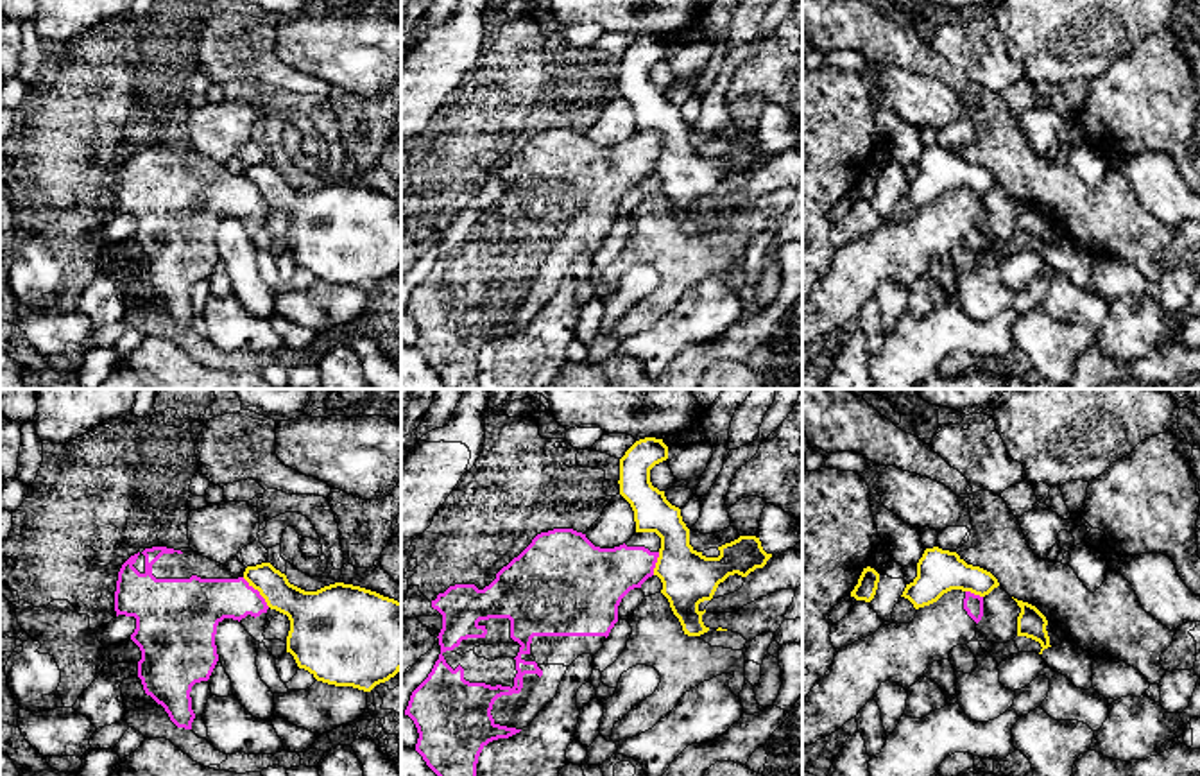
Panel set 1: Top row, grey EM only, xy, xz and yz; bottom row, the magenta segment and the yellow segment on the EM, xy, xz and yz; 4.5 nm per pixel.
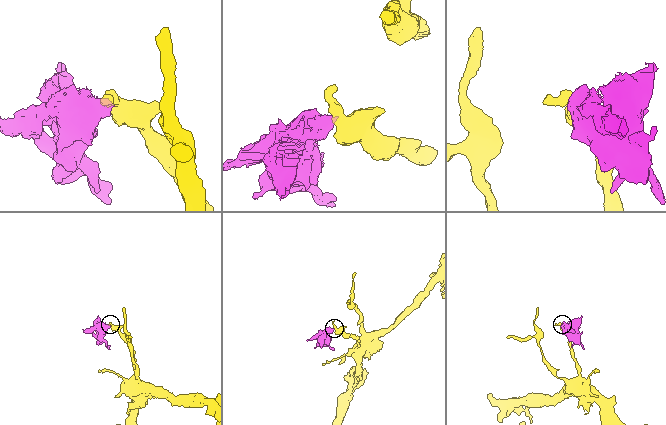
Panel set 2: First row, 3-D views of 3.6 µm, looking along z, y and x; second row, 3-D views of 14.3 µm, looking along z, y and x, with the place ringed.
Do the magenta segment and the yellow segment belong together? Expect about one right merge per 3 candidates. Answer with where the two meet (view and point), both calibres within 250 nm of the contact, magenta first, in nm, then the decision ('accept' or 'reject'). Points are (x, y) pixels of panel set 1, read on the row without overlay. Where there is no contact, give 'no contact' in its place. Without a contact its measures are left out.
xy (258, 190) | 220/190 nm | reject

